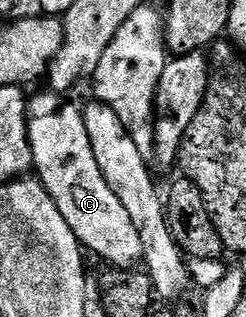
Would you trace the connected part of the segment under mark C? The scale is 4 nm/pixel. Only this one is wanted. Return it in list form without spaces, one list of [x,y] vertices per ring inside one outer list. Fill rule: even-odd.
[[[45,92],[33,96],[27,103],[27,126],[33,152],[36,177],[52,196],[60,216],[72,228],[79,242],[114,268],[134,268],[143,261],[140,232],[128,216],[128,208],[120,204],[116,192],[108,188],[100,164],[96,164],[96,152],[92,152],[92,140],[88,140],[86,115],[70,102],[62,102],[59,95]]]

